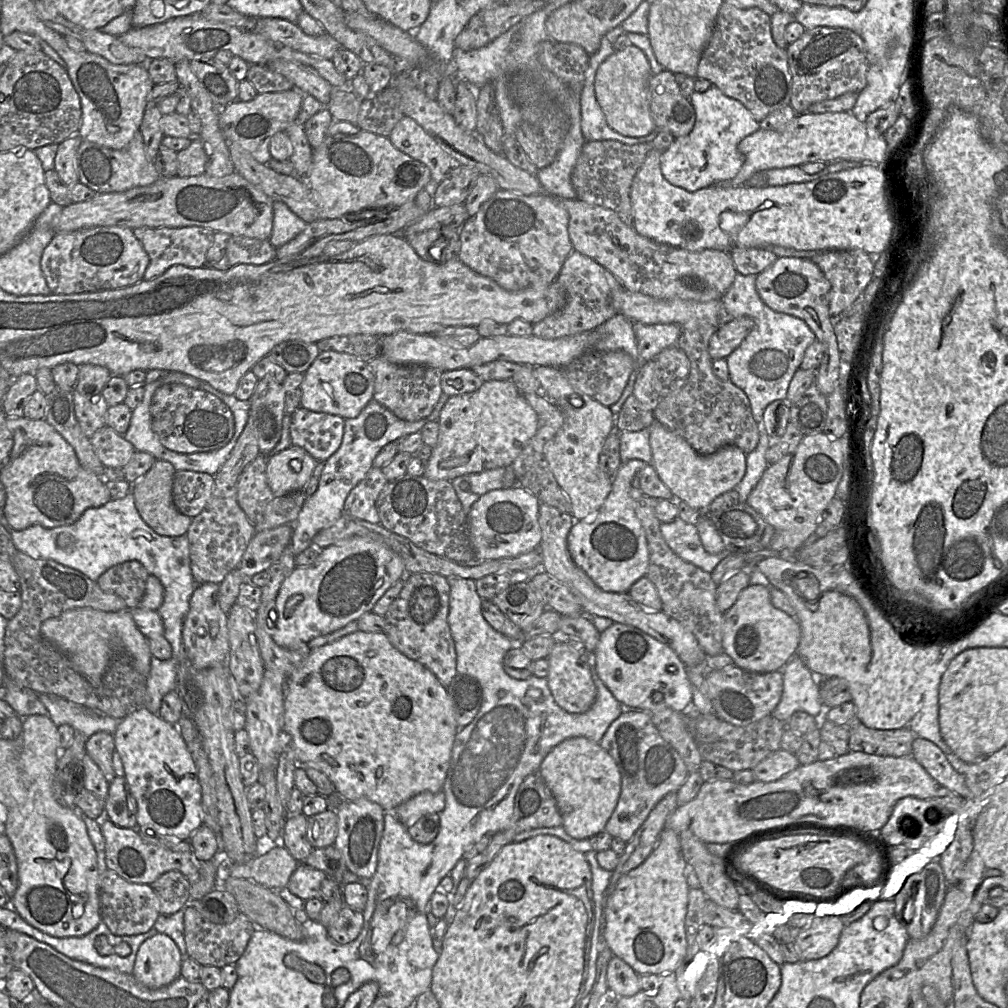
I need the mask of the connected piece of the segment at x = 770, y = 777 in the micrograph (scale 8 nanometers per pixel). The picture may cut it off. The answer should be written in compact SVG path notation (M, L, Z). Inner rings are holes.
M780 748L759 762L752 771L756 781L773 782L799 766L800 762L795 754Z

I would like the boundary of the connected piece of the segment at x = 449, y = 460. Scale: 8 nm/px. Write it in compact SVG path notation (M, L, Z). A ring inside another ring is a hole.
M511 380L488 381L469 393L448 398L437 419L439 435L432 454L427 460L423 476L429 480L449 480L469 474L479 473L499 467L512 465L524 447L535 435L538 426L538 416L523 394Z

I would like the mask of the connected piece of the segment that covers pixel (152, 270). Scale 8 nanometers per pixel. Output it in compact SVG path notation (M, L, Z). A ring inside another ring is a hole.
M198 226L186 227L142 227L133 229L135 237L141 242L148 254L149 264L144 272L143 280L149 281L162 275L174 265L200 268L205 265L206 253L213 243L215 232Z

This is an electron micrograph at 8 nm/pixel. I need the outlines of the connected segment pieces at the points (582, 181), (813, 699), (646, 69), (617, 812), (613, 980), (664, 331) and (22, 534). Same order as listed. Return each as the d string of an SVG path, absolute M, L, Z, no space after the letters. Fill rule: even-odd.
M659 131L651 142L635 145L612 140L586 141L571 172L571 183L576 192L576 199L613 210L623 223L633 226L630 199L633 178L649 152L652 150L663 152L674 140L669 132Z
M793 656L783 673L781 699L771 715L786 723L797 711L804 711L816 719L821 719L824 709L819 696L819 678L800 657Z
M634 45L614 51L599 65L594 80L595 97L607 124L617 133L642 137L656 130L649 109L649 80L652 75L645 53Z
M624 709L612 722L600 746L615 760L621 774L621 793L605 831L629 842L658 802L670 792L677 792L690 772L678 752L667 743L645 711Z
M613 956L608 963L607 984L609 990L617 996L631 997L642 990L641 976L616 956Z
M633 323L633 328L641 362L648 362L665 348L676 345L682 333L682 326L674 323Z
M132 491L124 498L110 500L102 507L87 509L69 526L45 528L33 525L21 531L11 527L7 529L19 551L33 559L54 560L80 571L93 581L97 581L111 567L132 560L140 562L150 576L159 579L164 588L164 600L157 612L162 618L163 637L171 645L172 657L169 660L152 657L150 672L146 677L145 708L153 714L158 714L163 697L170 691L176 691L176 662L185 656L183 622L189 610L190 598L199 585L191 572L190 544L187 536L165 537L153 531L139 515Z

